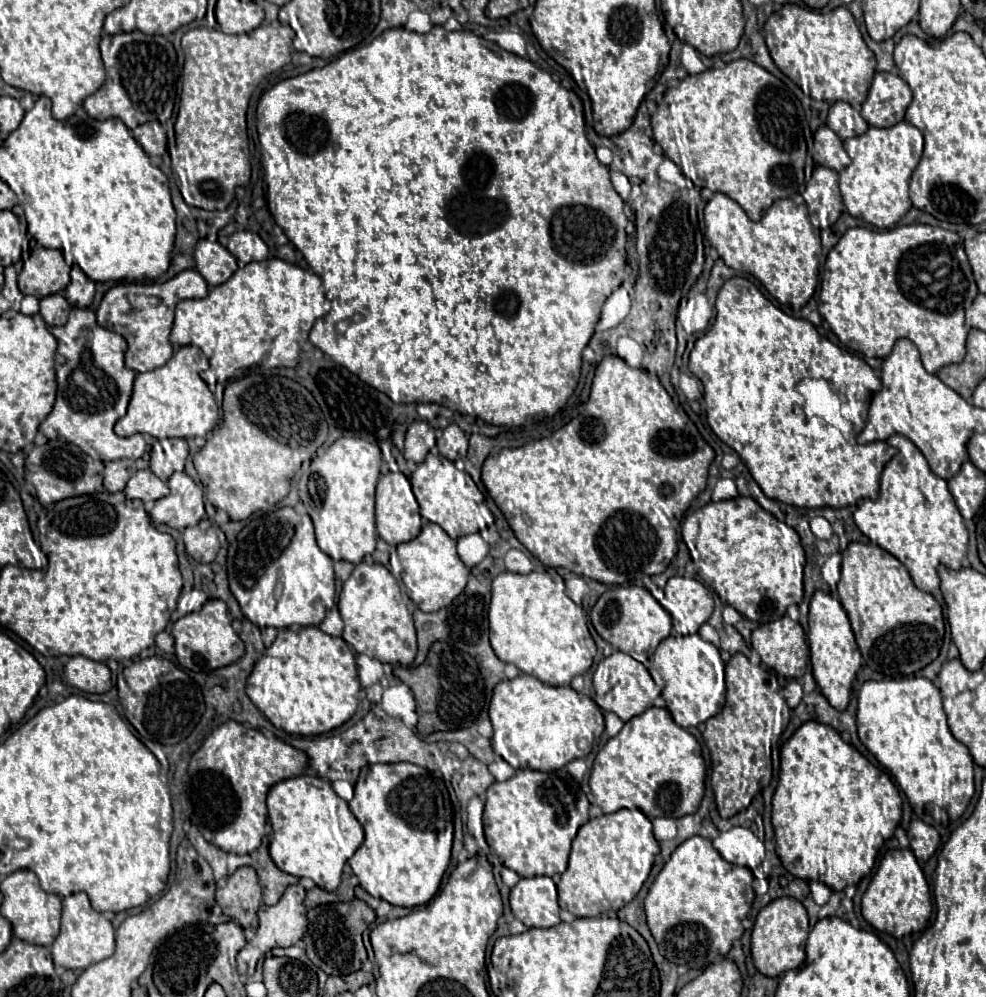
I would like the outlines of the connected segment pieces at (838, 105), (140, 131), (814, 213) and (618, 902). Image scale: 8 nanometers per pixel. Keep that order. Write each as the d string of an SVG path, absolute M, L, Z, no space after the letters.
M835 102L827 116L827 126L841 138L851 138L864 134L869 128L860 112L849 106L847 102Z
M159 122L141 124L131 132L133 132L133 138L141 144L141 148L149 156L161 156L167 152L167 136L165 136L165 130L161 128Z
M817 166L813 170L811 180L806 185L802 197L805 198L805 205L809 208L809 218L811 218L811 224L815 228L821 228L821 230L829 228L831 224L837 222L837 218L843 212L843 200L841 200L841 192L839 192L839 174L835 170L831 170L831 168Z
M623 808L591 818L579 828L573 840L569 866L557 884L559 906L575 916L599 916L623 908L641 890L657 854L659 844L649 818L641 810Z

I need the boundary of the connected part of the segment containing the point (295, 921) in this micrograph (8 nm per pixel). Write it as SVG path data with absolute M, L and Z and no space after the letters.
M295 884L289 886L283 894L283 898L275 906L261 906L259 908L259 930L255 938L251 940L236 956L237 971L240 975L251 976L255 973L257 962L266 955L269 950L277 946L293 946L297 944L305 930L307 930L307 910L304 905L306 890L303 886Z

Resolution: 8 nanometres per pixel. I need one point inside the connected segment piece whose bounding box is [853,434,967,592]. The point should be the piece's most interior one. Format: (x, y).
(915, 519)

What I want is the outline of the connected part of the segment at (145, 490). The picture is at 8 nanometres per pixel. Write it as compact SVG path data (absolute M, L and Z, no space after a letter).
M145 468L145 470L137 470L129 478L123 492L127 498L139 498L143 502L153 502L153 500L167 496L169 488L161 478L157 478L149 468Z

